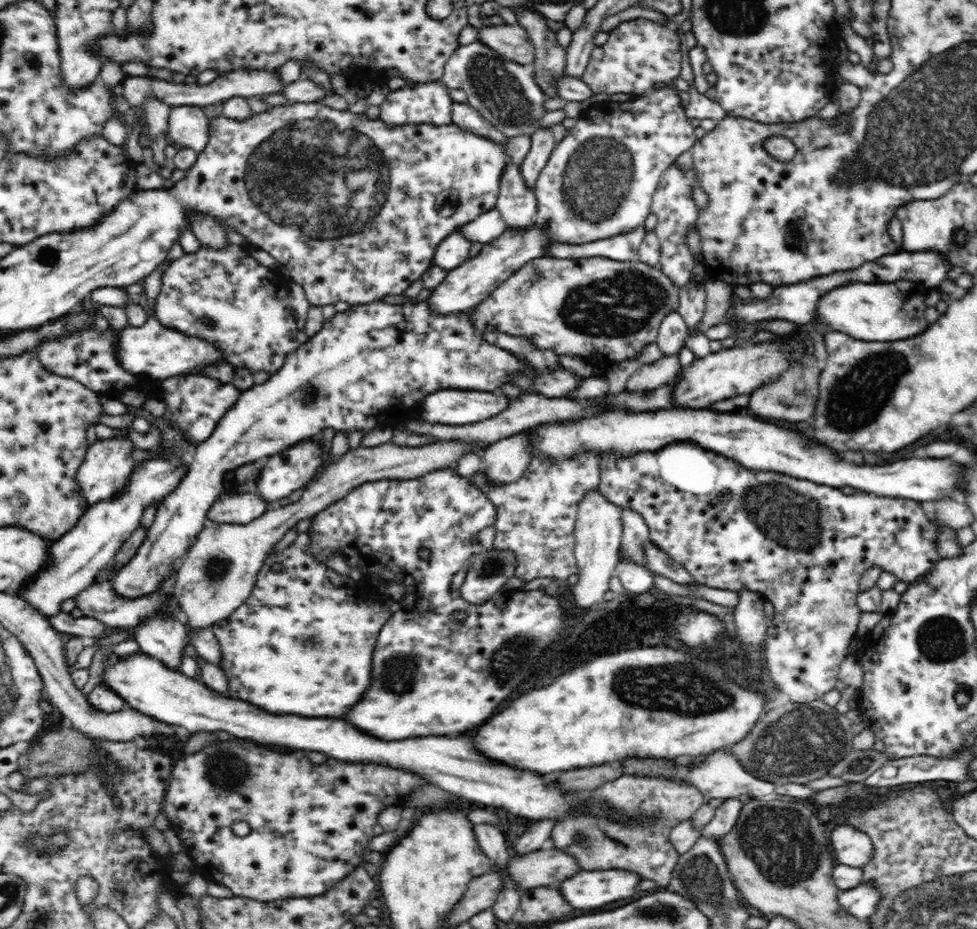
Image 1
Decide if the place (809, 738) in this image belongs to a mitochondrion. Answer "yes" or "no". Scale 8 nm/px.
yes

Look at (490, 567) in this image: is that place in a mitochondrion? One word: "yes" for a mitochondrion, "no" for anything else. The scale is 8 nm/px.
yes

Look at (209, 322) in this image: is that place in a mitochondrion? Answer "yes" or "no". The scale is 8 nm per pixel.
yes

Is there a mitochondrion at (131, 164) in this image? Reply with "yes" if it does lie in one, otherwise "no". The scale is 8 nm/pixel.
no

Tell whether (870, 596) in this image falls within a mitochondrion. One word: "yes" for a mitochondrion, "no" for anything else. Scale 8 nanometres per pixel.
no

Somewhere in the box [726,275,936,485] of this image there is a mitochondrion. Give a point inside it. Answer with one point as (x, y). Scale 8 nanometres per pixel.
(859, 394)

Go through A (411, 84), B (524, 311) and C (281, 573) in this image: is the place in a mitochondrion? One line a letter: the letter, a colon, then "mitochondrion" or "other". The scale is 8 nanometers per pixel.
A: other
B: other
C: other

